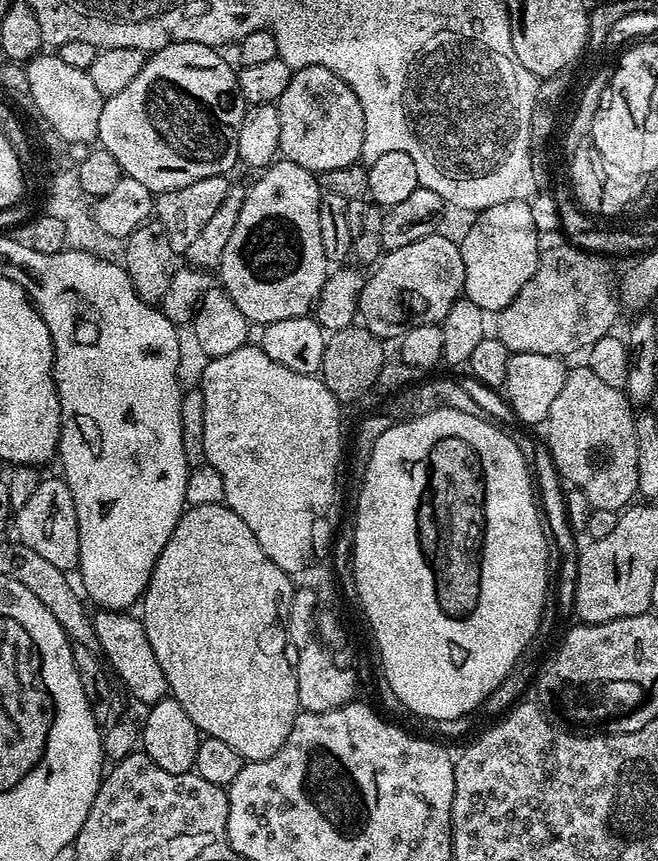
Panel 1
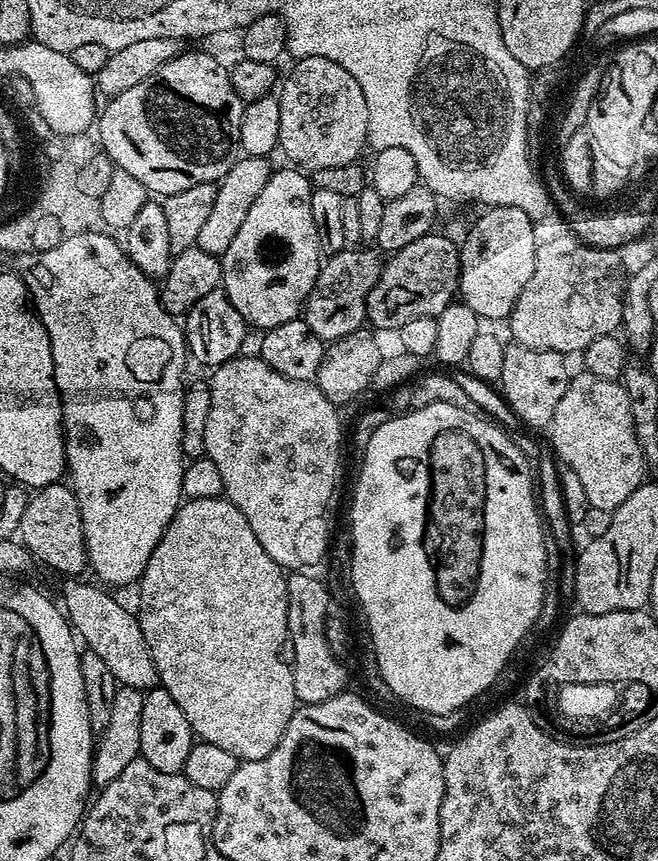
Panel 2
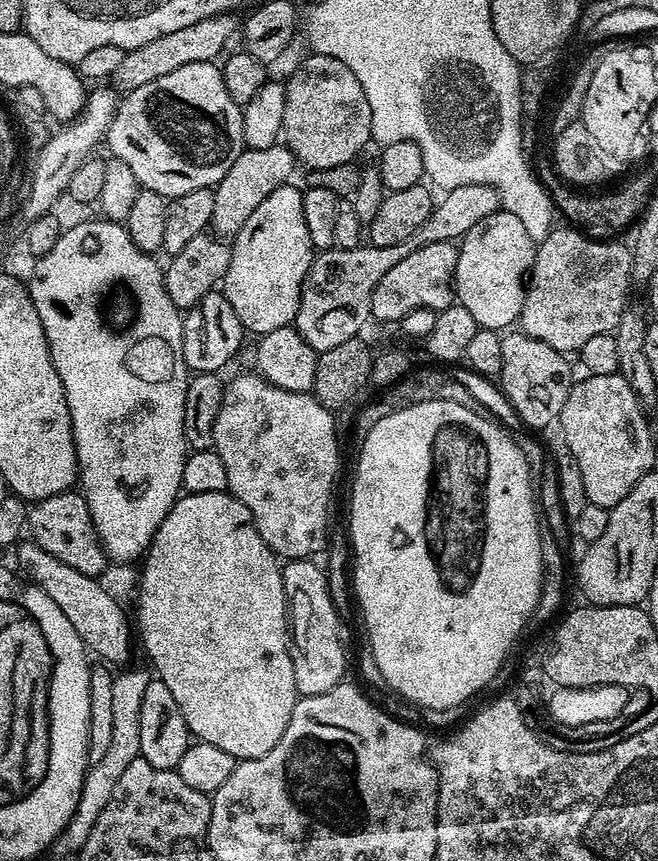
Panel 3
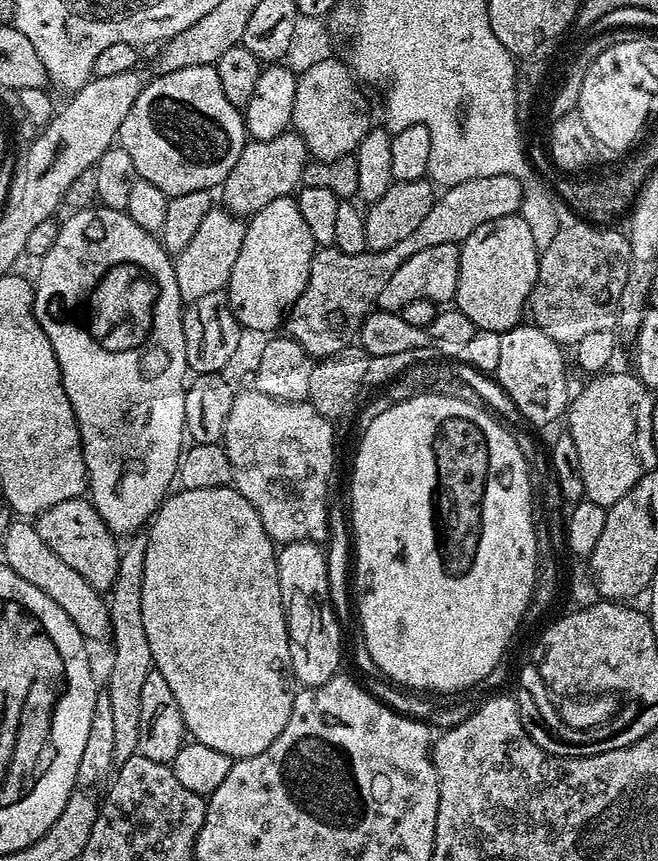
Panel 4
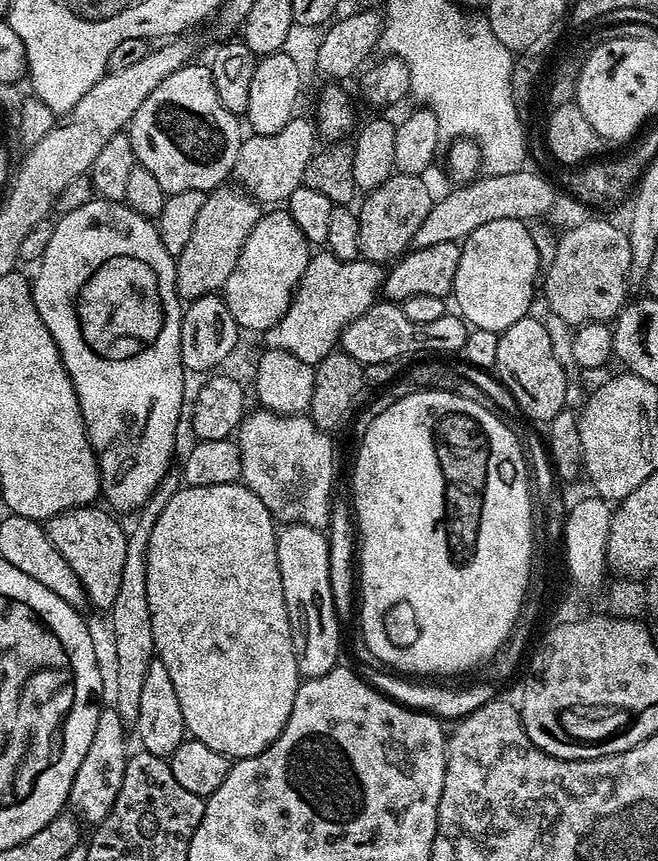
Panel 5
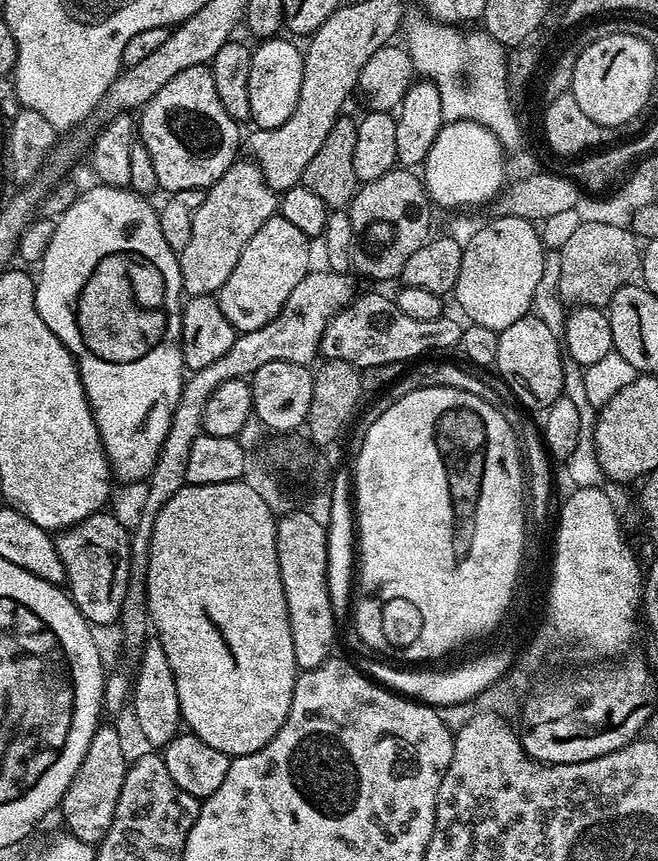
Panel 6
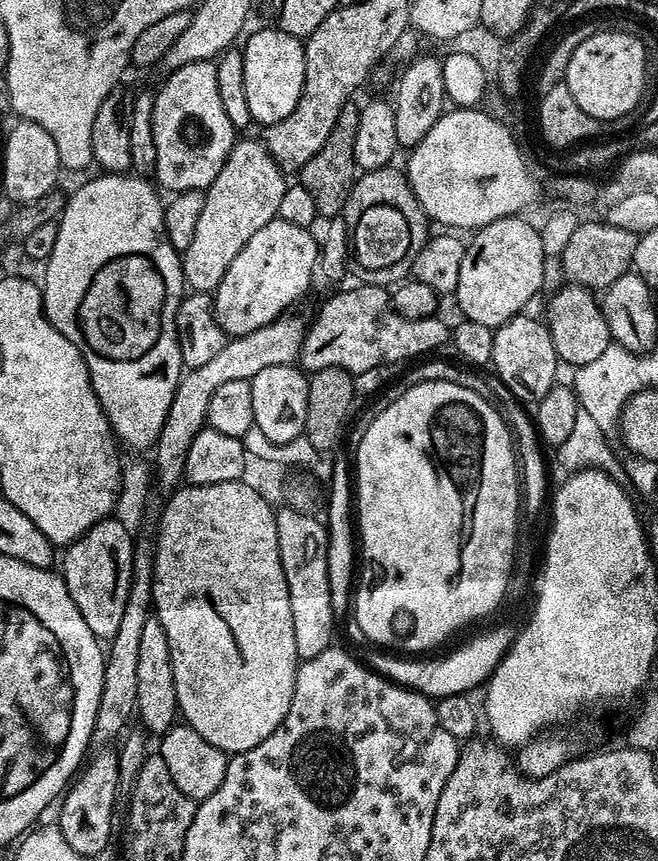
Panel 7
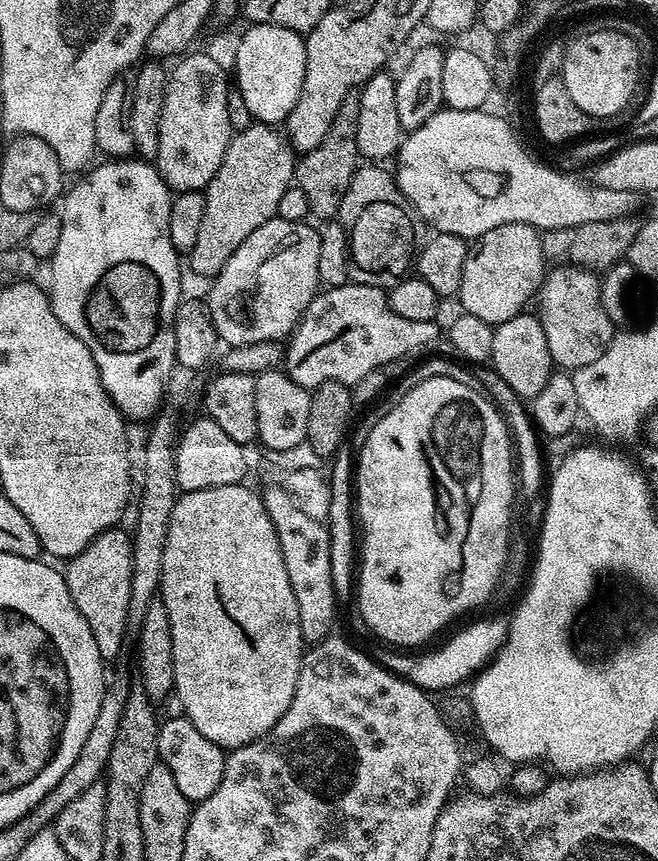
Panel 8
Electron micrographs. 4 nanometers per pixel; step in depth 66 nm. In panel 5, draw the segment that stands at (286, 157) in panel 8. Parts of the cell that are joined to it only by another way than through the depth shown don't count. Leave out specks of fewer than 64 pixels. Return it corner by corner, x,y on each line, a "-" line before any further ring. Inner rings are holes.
221,186
205,195
190,242
186,242
186,250
175,257
176,292
181,301
191,302
223,289
226,278
230,278
230,274
234,274
234,266
238,266
238,254
242,254
242,246
246,246
250,230
254,230
260,221
261,205
247,191
236,186
228,187

